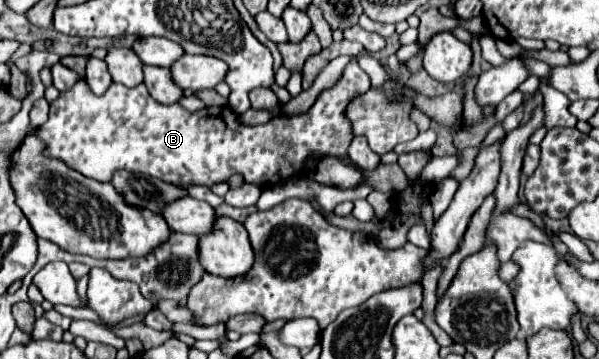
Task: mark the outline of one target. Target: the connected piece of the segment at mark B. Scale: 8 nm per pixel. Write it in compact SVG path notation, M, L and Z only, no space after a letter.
M351 60L343 72L343 78L331 90L325 90L307 114L299 116L279 114L263 126L241 126L237 122L237 114L227 108L223 108L219 116L209 116L207 110L189 114L179 104L163 106L149 96L145 84L129 90L123 84L111 84L105 96L95 96L91 88L85 84L85 80L81 80L71 90L61 92L61 96L51 104L47 124L43 124L37 130L29 128L29 134L37 134L47 142L45 150L47 156L55 156L63 160L67 166L79 170L83 176L95 178L99 182L109 182L115 170L129 170L137 174L155 176L165 182L213 186L215 182L229 180L233 174L239 172L245 176L245 182L267 186L301 172L311 156L345 156L353 140L345 108L355 96L367 92L370 87L369 76L359 68L359 64L355 64L355 60Z

